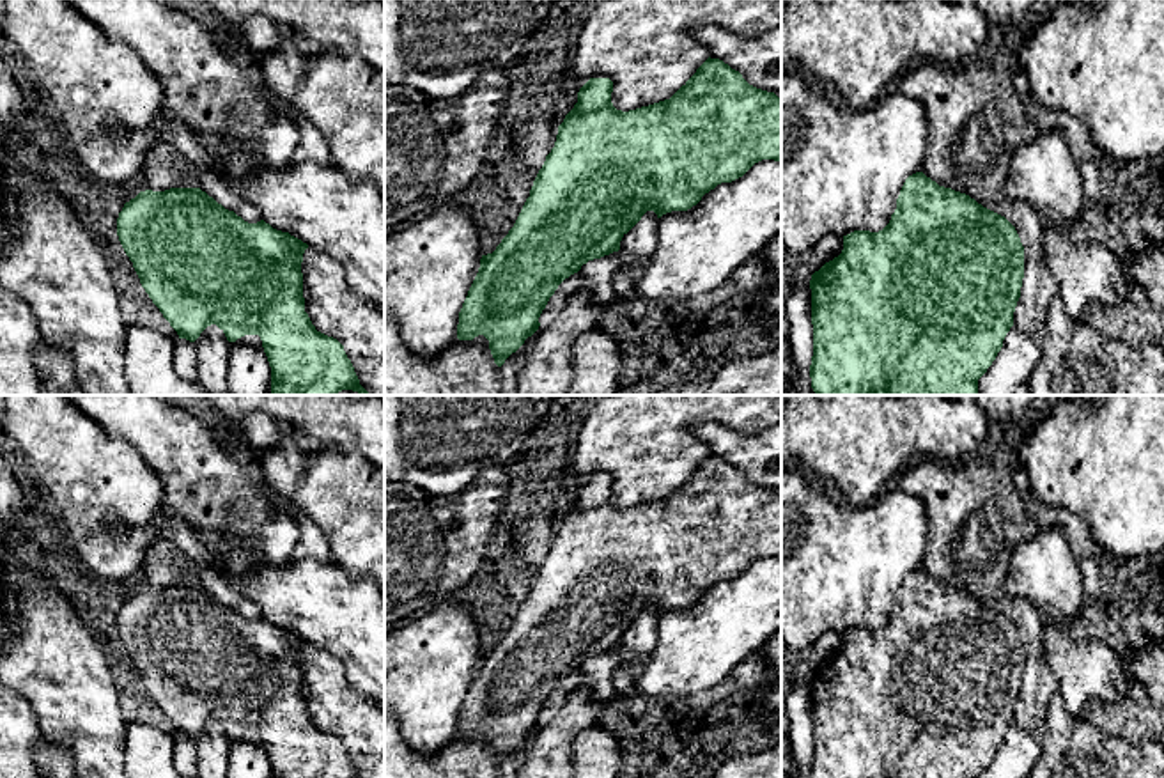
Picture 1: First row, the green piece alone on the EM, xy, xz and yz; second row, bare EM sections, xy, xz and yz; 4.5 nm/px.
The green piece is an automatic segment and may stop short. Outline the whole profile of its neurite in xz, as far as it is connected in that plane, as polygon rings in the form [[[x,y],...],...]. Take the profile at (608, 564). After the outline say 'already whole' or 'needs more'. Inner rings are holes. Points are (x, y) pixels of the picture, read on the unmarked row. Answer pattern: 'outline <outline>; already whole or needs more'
outline [[[709,454],[670,496],[648,503],[617,507],[611,489],[609,475],[590,475],[579,486],[578,500],[558,523],[555,544],[546,553],[514,624],[493,650],[480,656],[459,709],[457,735],[473,737],[484,732],[498,764],[539,727],[539,714],[558,682],[588,657],[618,649],[622,634],[647,608],[654,608],[657,615],[687,608],[718,581],[742,574],[755,560],[781,558],[781,496],[749,482],[719,455]]]; already whole

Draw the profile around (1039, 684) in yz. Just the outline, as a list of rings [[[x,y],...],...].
[[[987,452],[960,463],[921,457],[904,470],[898,489],[918,496],[925,505],[928,537],[921,569],[939,583],[966,590],[983,604],[1005,613],[1020,634],[1024,675],[1013,709],[1013,723],[996,757],[978,778],[1026,778],[1040,757],[1049,702],[1058,691],[1058,681],[1045,665],[1042,647],[1047,617],[1028,599],[1006,594],[1010,556],[1020,541],[1038,533],[1035,517],[1024,509],[1022,494],[1013,484],[1013,473],[994,463]]]

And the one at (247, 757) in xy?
[[[259,732],[229,739],[229,778],[271,778],[271,764]]]

